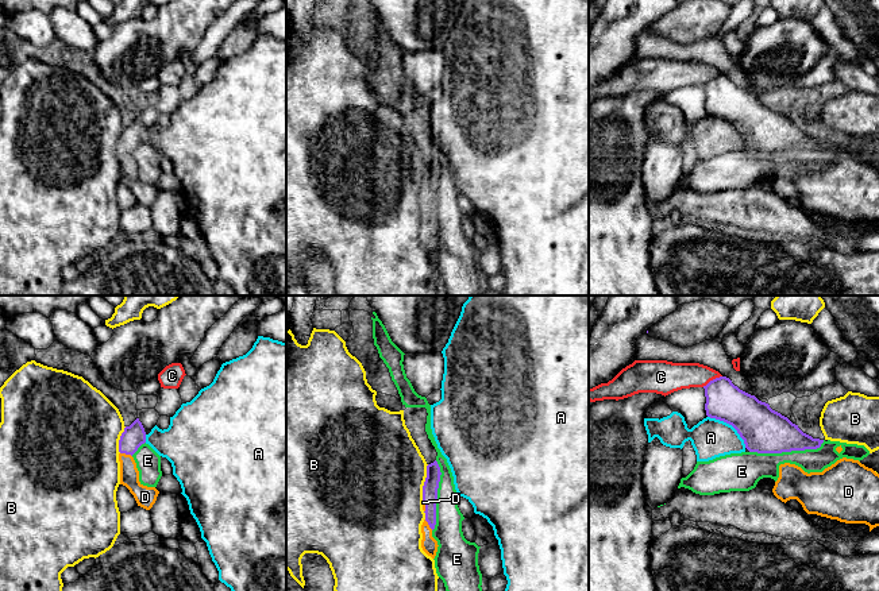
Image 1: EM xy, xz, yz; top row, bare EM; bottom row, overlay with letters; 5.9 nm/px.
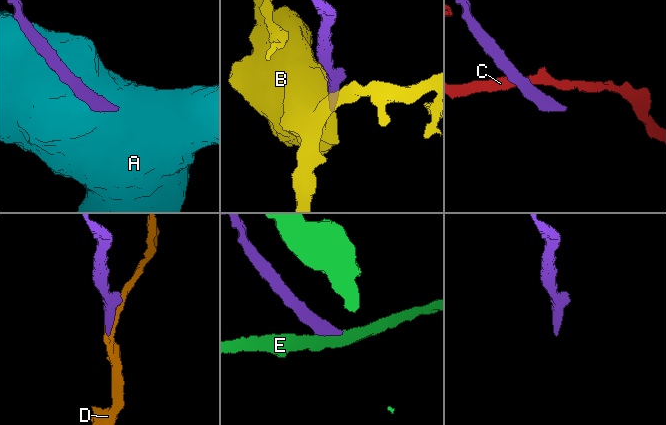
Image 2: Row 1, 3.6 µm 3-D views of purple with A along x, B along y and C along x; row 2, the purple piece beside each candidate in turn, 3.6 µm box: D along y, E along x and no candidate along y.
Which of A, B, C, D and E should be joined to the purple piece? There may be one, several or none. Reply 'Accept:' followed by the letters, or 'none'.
Accept: D

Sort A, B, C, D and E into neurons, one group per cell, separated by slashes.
A / B / C / D / E

